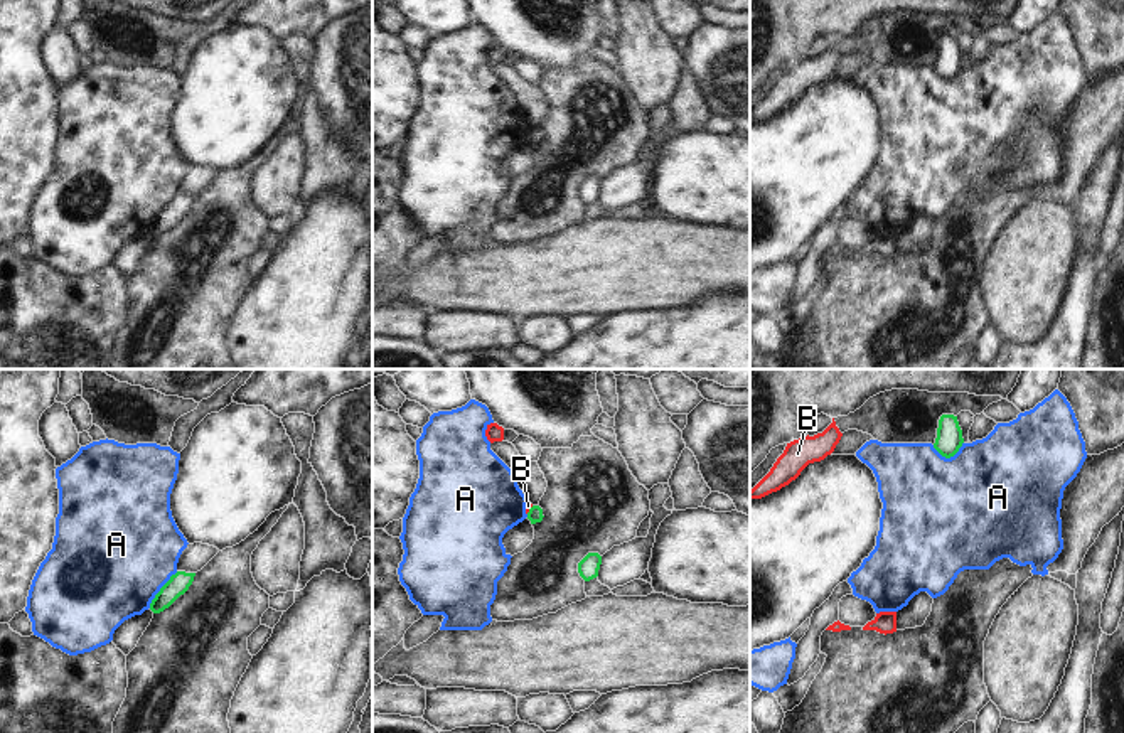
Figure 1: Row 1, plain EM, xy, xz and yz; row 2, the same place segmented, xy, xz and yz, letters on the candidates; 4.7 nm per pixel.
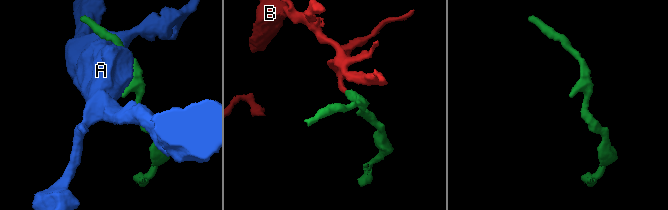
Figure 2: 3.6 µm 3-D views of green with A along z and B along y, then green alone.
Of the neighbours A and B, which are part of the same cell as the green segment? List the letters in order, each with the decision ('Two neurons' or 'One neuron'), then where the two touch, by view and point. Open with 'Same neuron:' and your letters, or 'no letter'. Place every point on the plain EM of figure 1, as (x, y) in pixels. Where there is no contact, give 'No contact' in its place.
Same neuron: no letter
A: Two neurons. Touches green at xy (160, 211)
B: Two neurons. Touches green at xz (529, 132)

